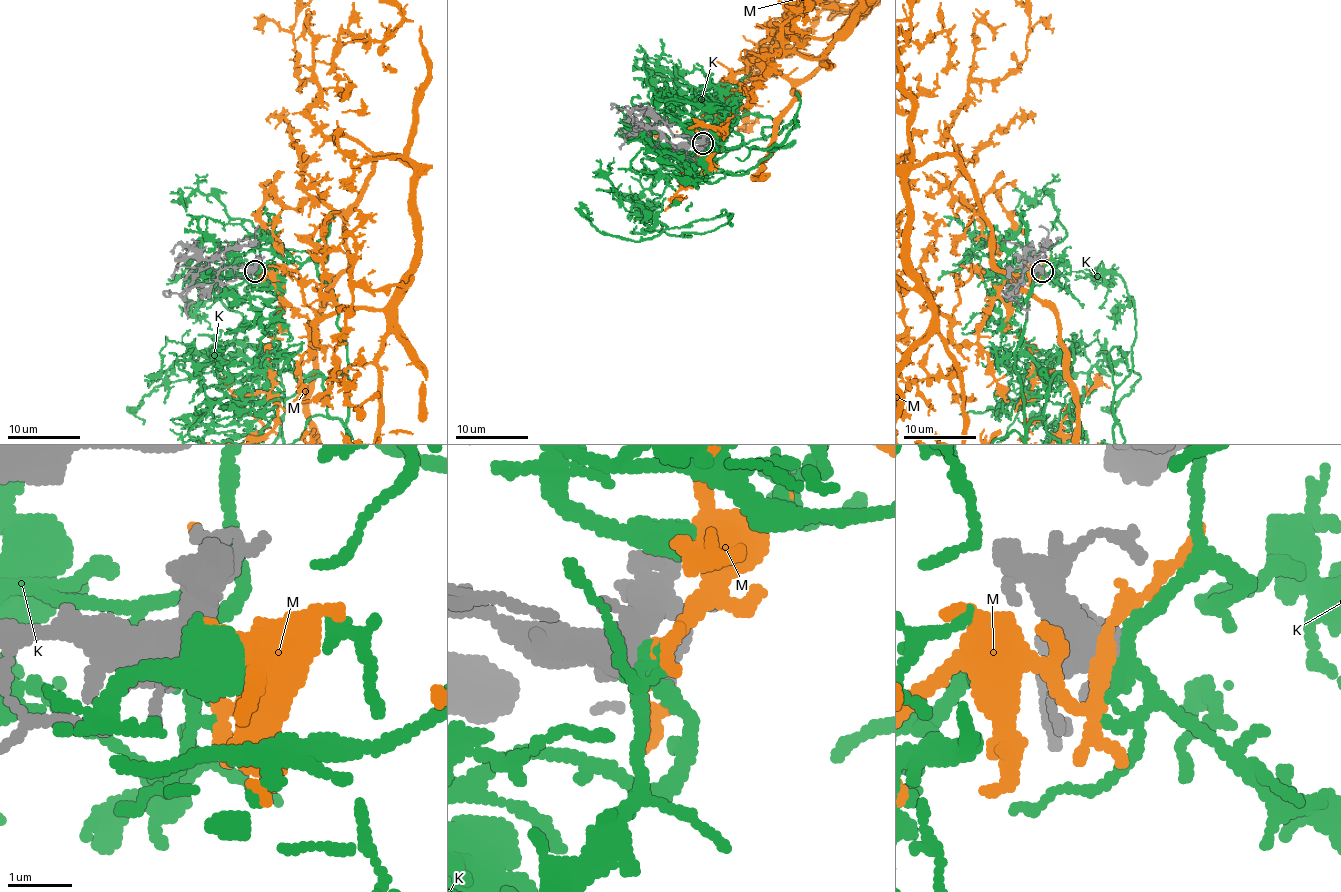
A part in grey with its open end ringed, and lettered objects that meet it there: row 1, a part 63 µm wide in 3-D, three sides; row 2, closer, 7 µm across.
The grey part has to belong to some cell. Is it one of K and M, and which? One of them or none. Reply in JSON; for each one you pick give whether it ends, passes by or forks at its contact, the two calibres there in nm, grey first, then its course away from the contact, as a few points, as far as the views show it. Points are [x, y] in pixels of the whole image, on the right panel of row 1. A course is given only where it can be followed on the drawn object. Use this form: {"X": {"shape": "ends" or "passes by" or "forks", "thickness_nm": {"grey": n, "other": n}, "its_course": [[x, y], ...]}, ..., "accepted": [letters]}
{"K": {"shape": "forks", "thickness_nm": {"grey": 440, "other": 220}}, "accepted": ["K"]}

